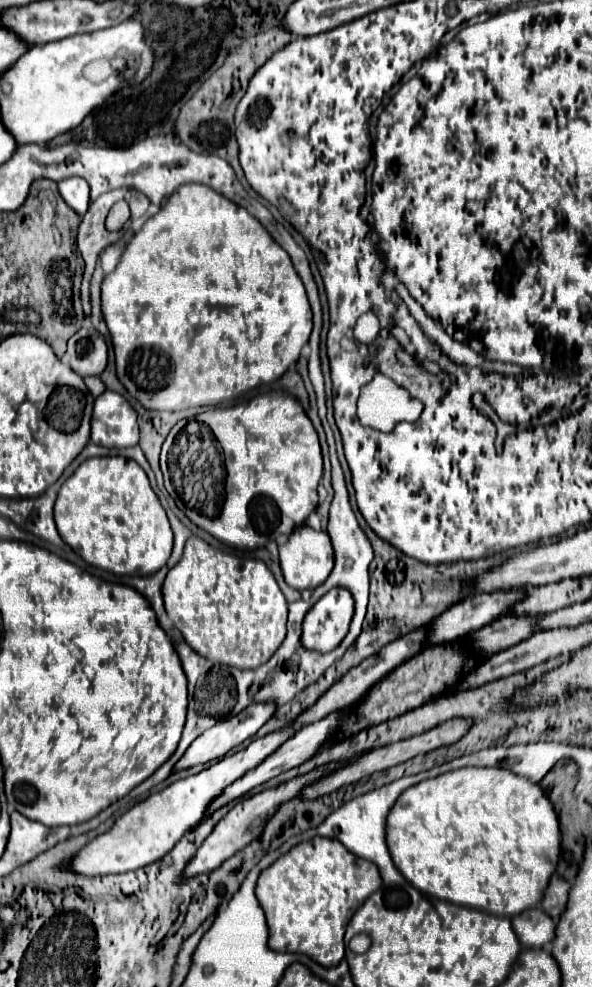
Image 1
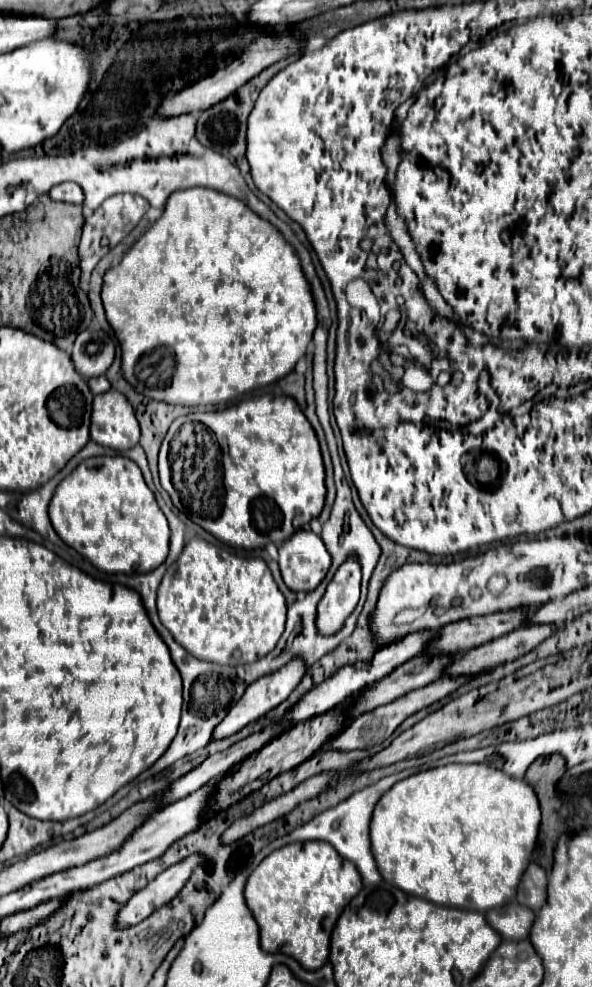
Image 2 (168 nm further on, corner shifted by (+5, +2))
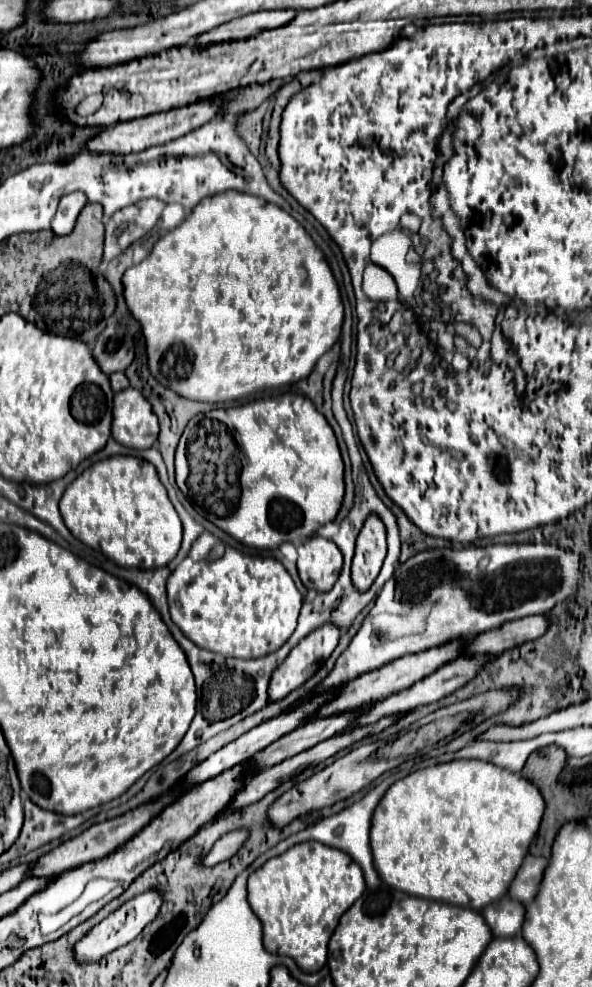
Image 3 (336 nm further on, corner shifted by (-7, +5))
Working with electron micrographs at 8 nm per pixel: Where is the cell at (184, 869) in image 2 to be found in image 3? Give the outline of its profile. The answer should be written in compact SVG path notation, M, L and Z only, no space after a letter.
M146 891L134 899L130 899L128 903L124 903L120 909L116 909L110 917L106 917L102 923L98 923L96 927L92 927L72 949L74 953L74 961L80 965L88 965L88 963L98 963L102 957L106 957L108 953L116 951L118 947L134 941L140 931L154 919L154 915L158 915L158 909L162 905L162 895L158 891Z

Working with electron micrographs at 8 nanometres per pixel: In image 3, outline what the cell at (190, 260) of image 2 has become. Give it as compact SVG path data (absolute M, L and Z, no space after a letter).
M226 191L222 195L204 199L192 213L190 217L170 233L166 233L150 251L150 255L130 267L126 271L124 279L124 297L128 303L130 313L134 319L142 325L142 333L146 337L146 353L148 353L148 367L152 375L164 385L176 391L178 395L194 401L208 401L208 403L220 403L220 401L230 401L230 399L240 399L244 395L270 389L270 387L282 387L296 383L300 379L306 379L316 361L336 343L340 337L340 327L344 321L344 305L340 299L340 289L338 283L332 275L332 269L324 257L324 253L316 247L316 243L310 239L310 235L304 231L304 227L288 215L284 209L278 205L262 199L262 197L252 197L248 193L238 193L238 191Z

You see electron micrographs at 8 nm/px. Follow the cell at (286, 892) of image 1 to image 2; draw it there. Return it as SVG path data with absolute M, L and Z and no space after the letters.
M310 840L310 842L294 842L286 844L278 850L274 850L270 856L266 856L258 868L250 874L244 896L246 904L252 910L258 926L260 926L260 946L266 952L278 952L288 954L296 958L306 970L318 970L322 968L330 958L330 936L332 930L342 914L342 910L350 904L350 900L362 890L362 876L358 868L344 860L334 846L322 842L322 840Z

